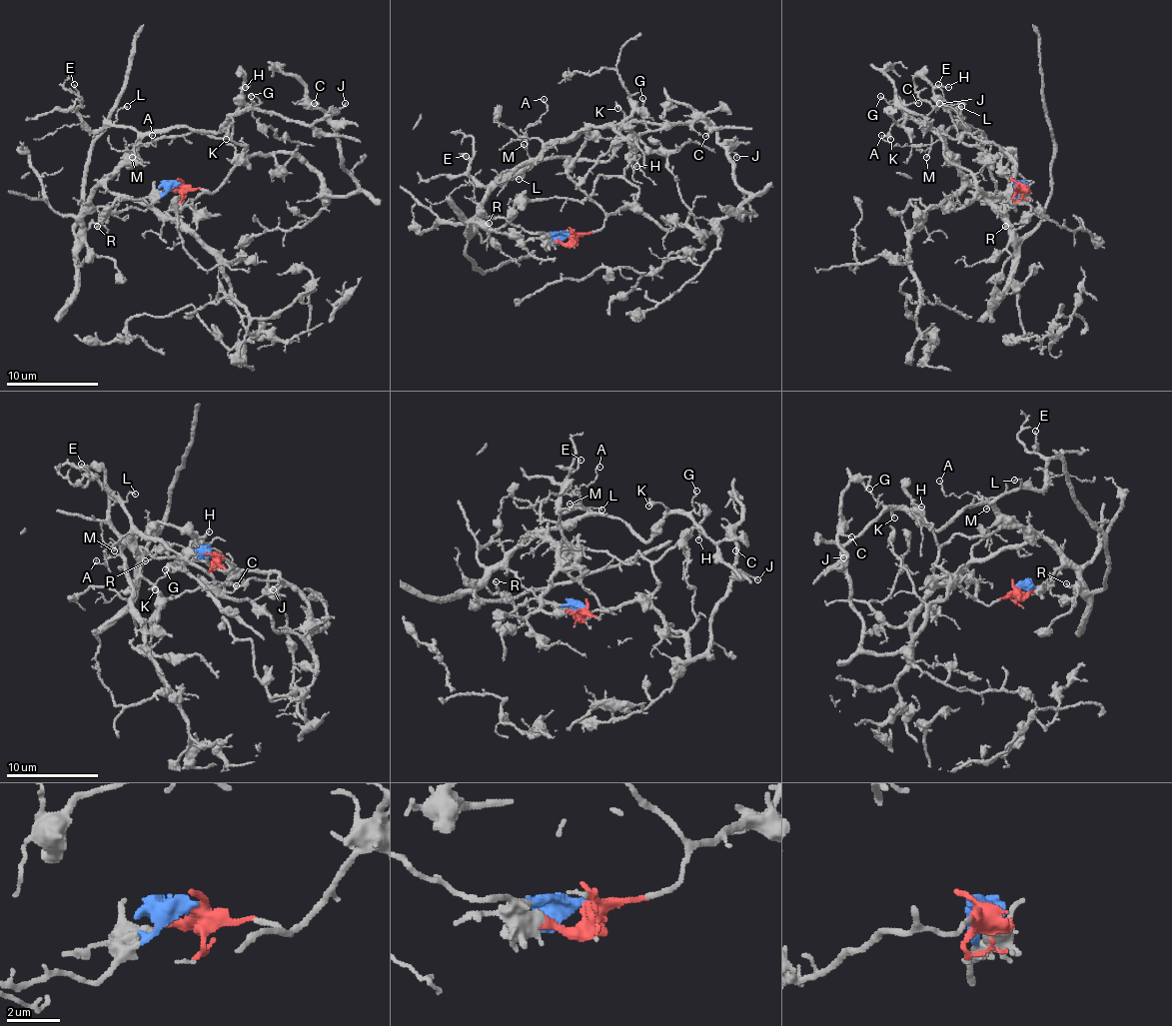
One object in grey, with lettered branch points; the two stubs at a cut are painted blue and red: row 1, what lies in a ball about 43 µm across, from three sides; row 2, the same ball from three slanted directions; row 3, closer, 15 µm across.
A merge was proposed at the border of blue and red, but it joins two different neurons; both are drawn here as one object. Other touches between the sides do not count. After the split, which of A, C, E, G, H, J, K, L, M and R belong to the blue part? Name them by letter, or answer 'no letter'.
A, E, G, K, L, M, R

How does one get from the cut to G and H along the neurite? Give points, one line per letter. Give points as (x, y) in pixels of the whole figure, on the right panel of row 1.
G: (1018, 183), (1016, 211), (999, 209), (962, 174), (939, 128), (942, 132), (921, 128), (898, 102), (879, 95)
H: (1018, 183), (1002, 192), (990, 160), (958, 135), (951, 114), (932, 91), (949, 86)

